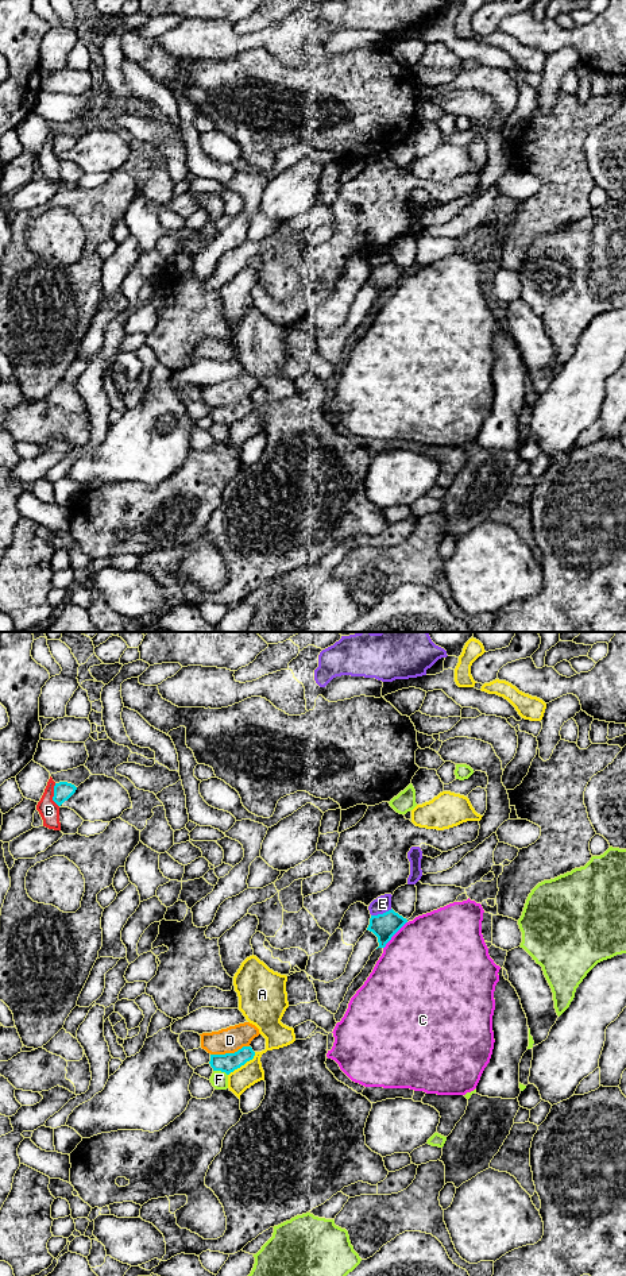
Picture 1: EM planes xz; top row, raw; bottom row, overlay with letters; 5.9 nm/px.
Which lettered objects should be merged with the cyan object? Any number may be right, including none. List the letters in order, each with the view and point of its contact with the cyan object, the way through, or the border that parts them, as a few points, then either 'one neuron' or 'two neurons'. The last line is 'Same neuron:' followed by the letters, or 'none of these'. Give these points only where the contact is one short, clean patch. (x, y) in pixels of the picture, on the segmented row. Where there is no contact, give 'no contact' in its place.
A: contact xz (243, 1064); two neurons
B: contact xz (54, 795); two neurons
C: contact xz (394, 933); two neurons
D: contact xz (230, 1053); two neurons
E: contact xz (381, 914); border xz (391, 909), (371, 916); two neurons
F: contact xz (220, 1070); two neurons
Same neuron: none of these

